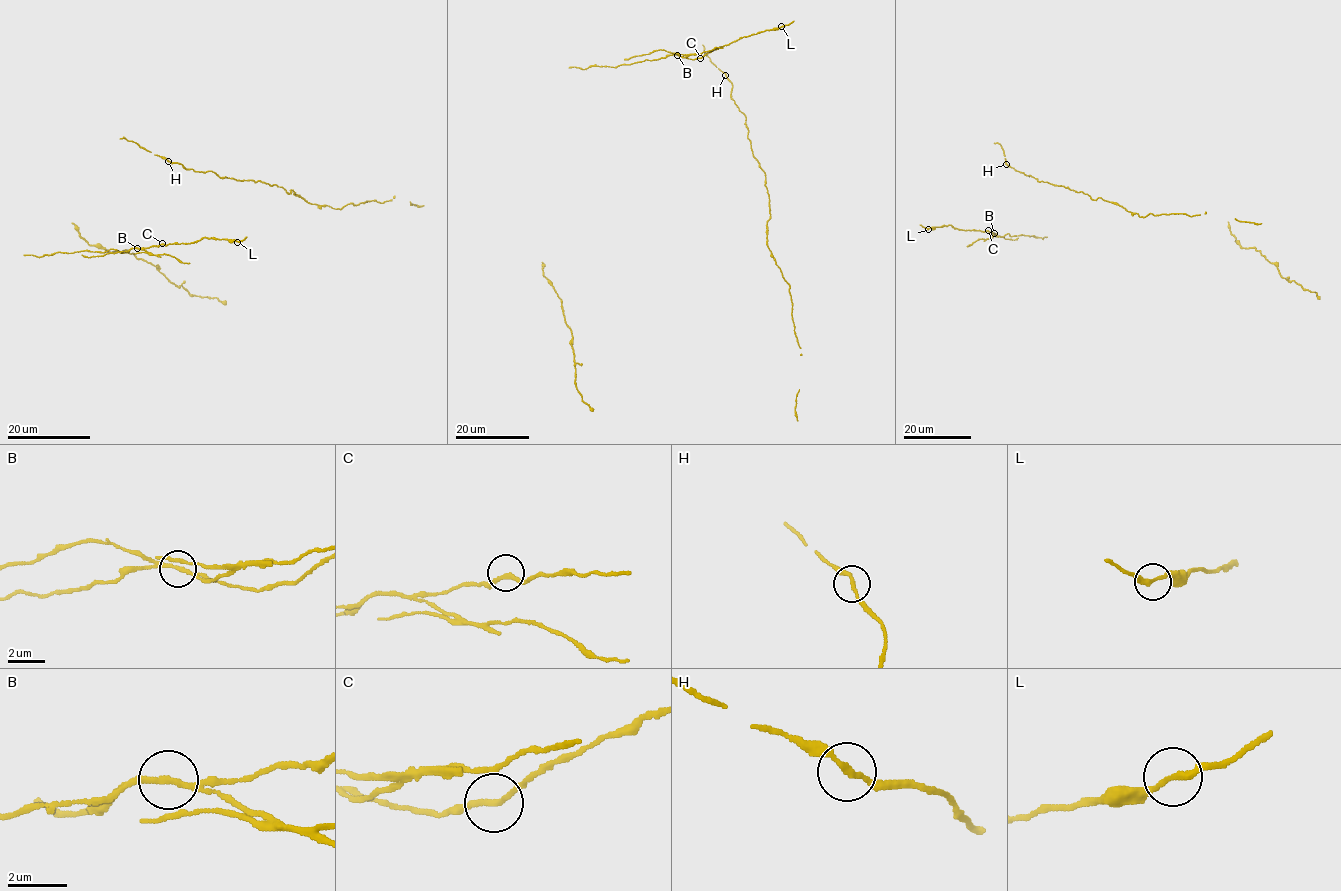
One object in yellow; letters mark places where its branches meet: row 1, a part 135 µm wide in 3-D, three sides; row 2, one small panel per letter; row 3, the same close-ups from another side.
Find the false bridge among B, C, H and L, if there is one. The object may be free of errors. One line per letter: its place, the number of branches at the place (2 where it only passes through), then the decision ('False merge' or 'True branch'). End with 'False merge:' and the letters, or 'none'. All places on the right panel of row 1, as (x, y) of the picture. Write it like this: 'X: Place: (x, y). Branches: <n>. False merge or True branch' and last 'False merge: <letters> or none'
B: Place: (994, 233). Branches: 2. False merge
C: Place: (988, 230). Branches: 2. True branch
H: Place: (1006, 164). Branches: 2. True branch
L: Place: (928, 229). Branches: 2. True branch
False merge: B

